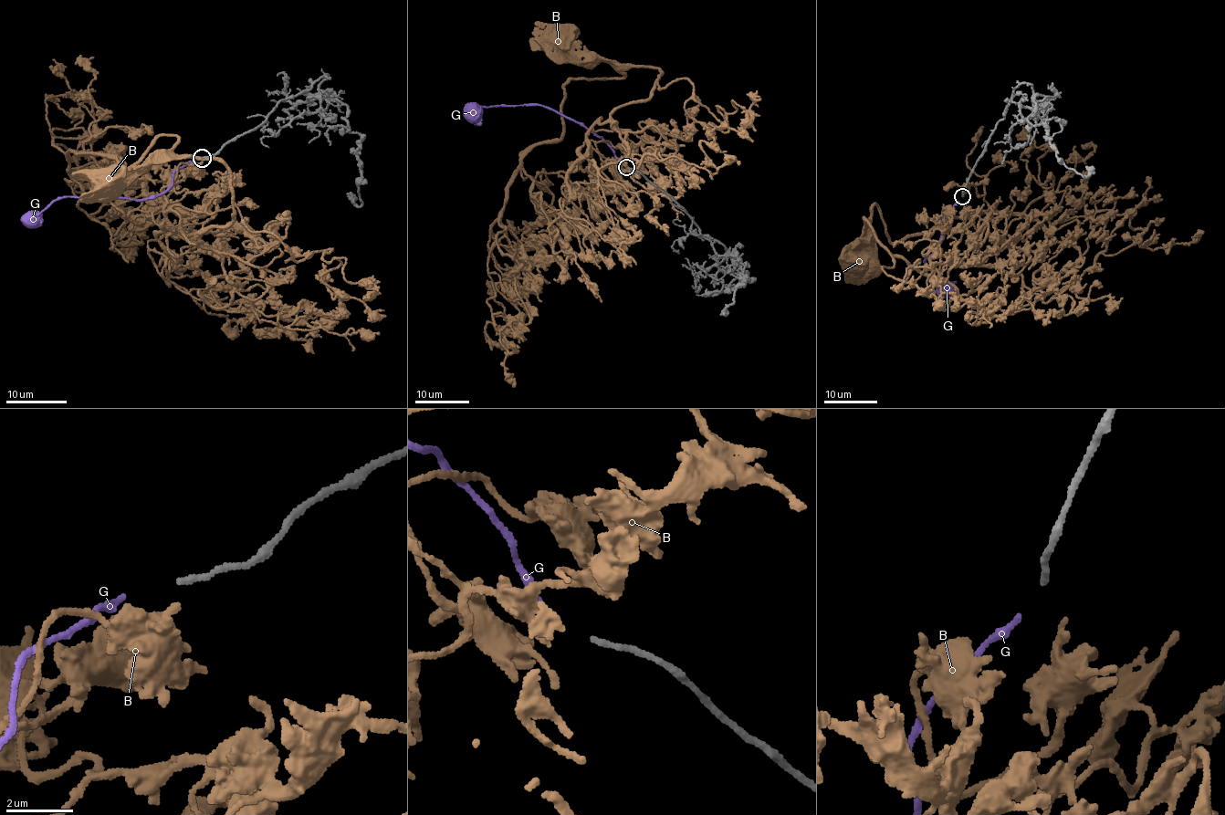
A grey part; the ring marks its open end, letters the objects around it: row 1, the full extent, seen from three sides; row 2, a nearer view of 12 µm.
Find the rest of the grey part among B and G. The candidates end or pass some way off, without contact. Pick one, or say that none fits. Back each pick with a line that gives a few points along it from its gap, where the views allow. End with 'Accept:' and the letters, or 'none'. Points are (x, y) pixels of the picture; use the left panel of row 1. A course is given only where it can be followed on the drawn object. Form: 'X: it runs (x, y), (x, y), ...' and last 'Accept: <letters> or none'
G: it runs (192, 160), (173, 173), (172, 185), (141, 201), (99, 196), (56, 198), (33, 224), (25, 224)
Accept: G

